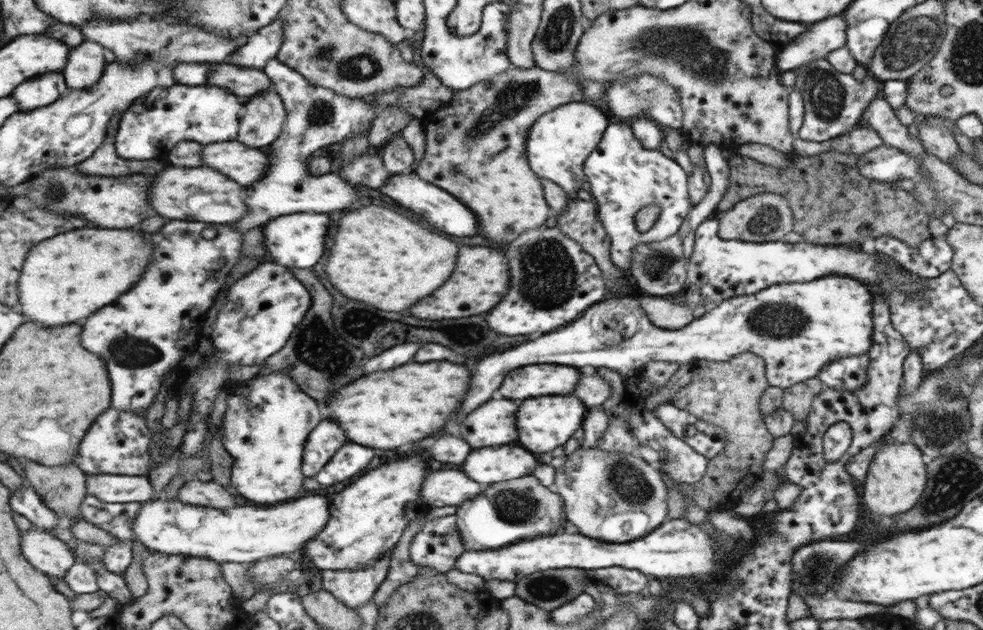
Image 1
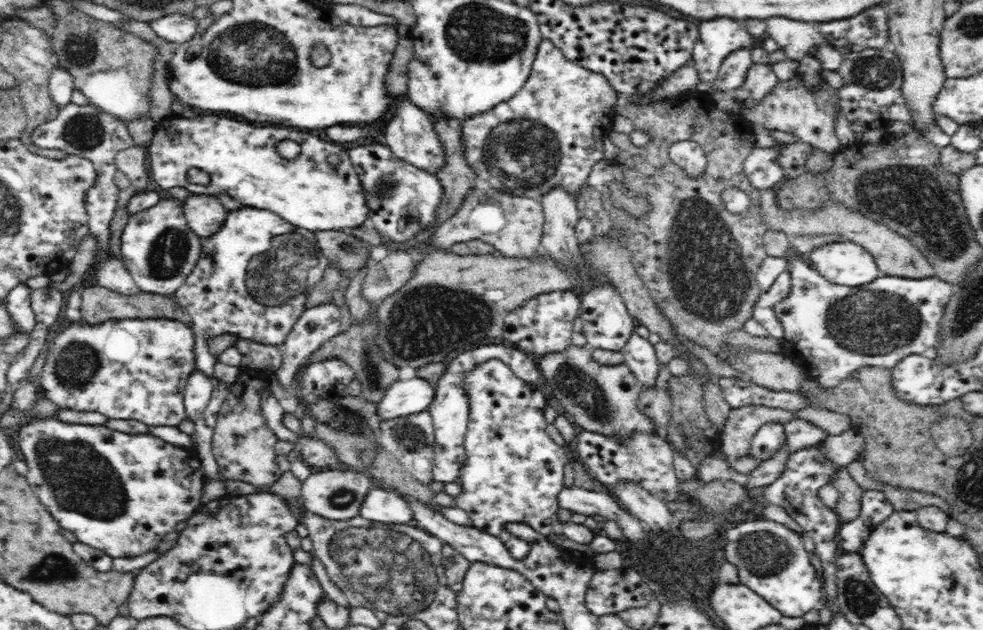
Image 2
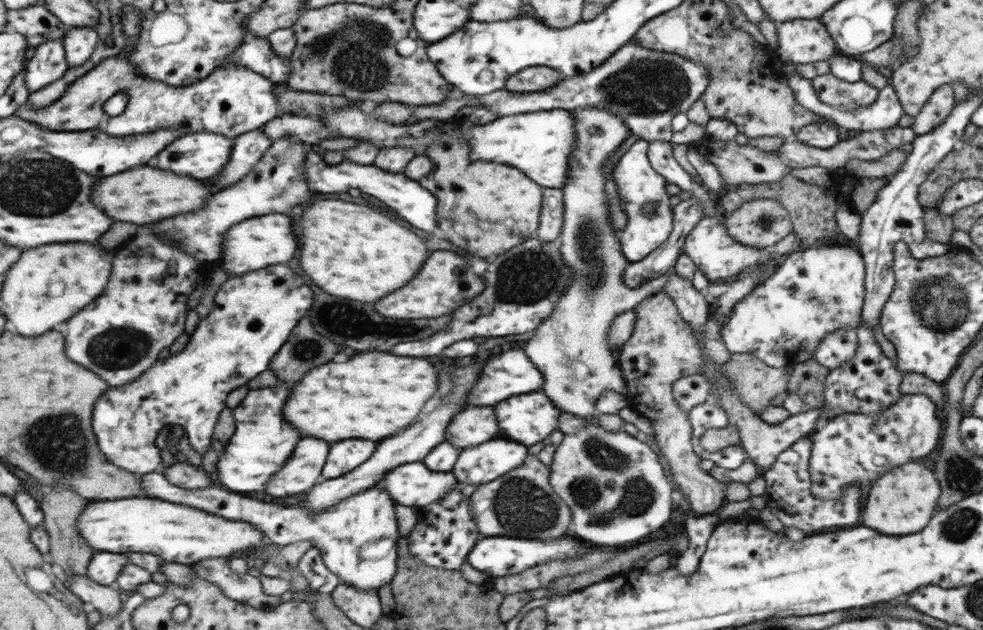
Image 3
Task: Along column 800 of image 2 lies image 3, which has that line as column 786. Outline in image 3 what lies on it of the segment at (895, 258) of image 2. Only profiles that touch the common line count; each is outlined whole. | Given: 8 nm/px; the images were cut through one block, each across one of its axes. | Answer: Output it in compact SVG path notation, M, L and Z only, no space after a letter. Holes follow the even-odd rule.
M772 199L751 200L726 214L723 224L735 242L761 250L771 248L791 232L788 211Z

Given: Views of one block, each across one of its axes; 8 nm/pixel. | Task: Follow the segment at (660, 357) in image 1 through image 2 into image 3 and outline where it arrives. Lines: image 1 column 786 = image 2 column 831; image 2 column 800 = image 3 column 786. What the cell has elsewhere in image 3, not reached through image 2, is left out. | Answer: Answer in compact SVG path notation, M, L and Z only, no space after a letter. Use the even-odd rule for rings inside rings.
M847 241L839 242L839 245L819 245L811 246L808 243L802 244L802 250L793 252L787 256L784 256L773 268L767 279L762 283L759 283L755 288L748 292L743 299L741 299L733 308L731 308L731 318L727 322L722 324L720 328L720 335L725 348L733 354L751 354L756 356L759 360L763 361L767 366L773 368L789 367L799 362L805 362L810 358L813 358L816 347L822 339L830 332L838 330L838 328L855 328L859 324L859 316L861 313L861 302L863 302L863 260L861 256L857 254L855 250L856 246L851 246Z

